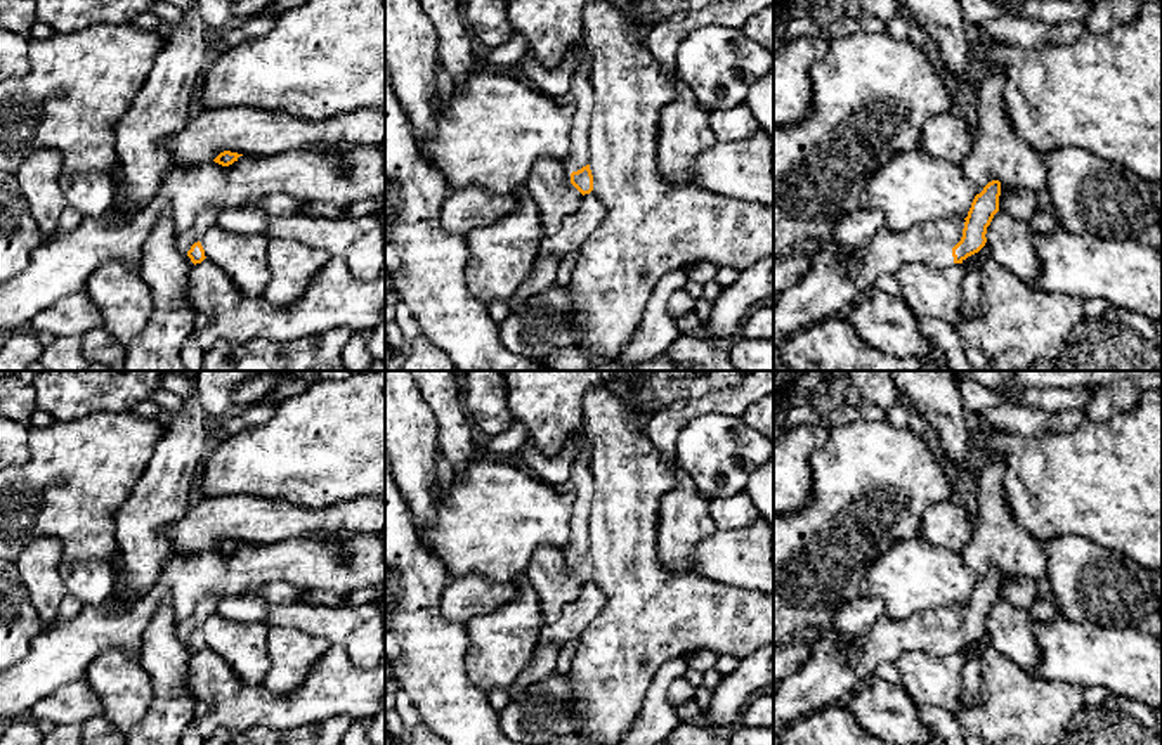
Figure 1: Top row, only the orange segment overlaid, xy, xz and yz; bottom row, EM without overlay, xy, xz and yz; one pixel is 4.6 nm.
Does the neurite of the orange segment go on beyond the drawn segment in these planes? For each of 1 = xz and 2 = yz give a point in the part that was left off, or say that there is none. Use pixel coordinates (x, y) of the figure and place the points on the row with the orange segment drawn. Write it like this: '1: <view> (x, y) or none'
1: xz (581, 96)
2: yz (826, 290)

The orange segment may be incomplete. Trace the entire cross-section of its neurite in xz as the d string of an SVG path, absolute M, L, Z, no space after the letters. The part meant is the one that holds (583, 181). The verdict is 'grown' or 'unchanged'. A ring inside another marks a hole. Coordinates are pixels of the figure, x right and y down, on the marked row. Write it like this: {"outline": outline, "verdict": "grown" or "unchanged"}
{"outline": "M576 73L571 90L555 97L557 104L572 104L576 113L571 128L571 152L565 161L571 173L571 184L584 196L593 191L593 175L590 170L590 125L595 106L595 90L584 73Z", "verdict": "grown"}

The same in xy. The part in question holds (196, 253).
{"outline": "M217 206L206 208L199 215L196 224L189 229L189 232L182 239L179 239L180 251L184 251L194 265L201 263L206 258L199 239L208 230L208 227L215 224L219 211L220 210Z", "verdict": "grown"}

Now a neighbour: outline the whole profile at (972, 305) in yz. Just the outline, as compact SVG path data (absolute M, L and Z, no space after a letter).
M987 244L975 255L963 260L963 265L968 267L968 274L963 282L963 305L961 315L964 319L976 319L982 314L983 307L983 284L980 274L980 263L990 256Z

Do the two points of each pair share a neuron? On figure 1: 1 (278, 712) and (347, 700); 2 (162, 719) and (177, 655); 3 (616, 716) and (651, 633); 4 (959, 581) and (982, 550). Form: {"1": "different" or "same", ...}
{"1": "same", "2": "same", "3": "same", "4": "different"}

